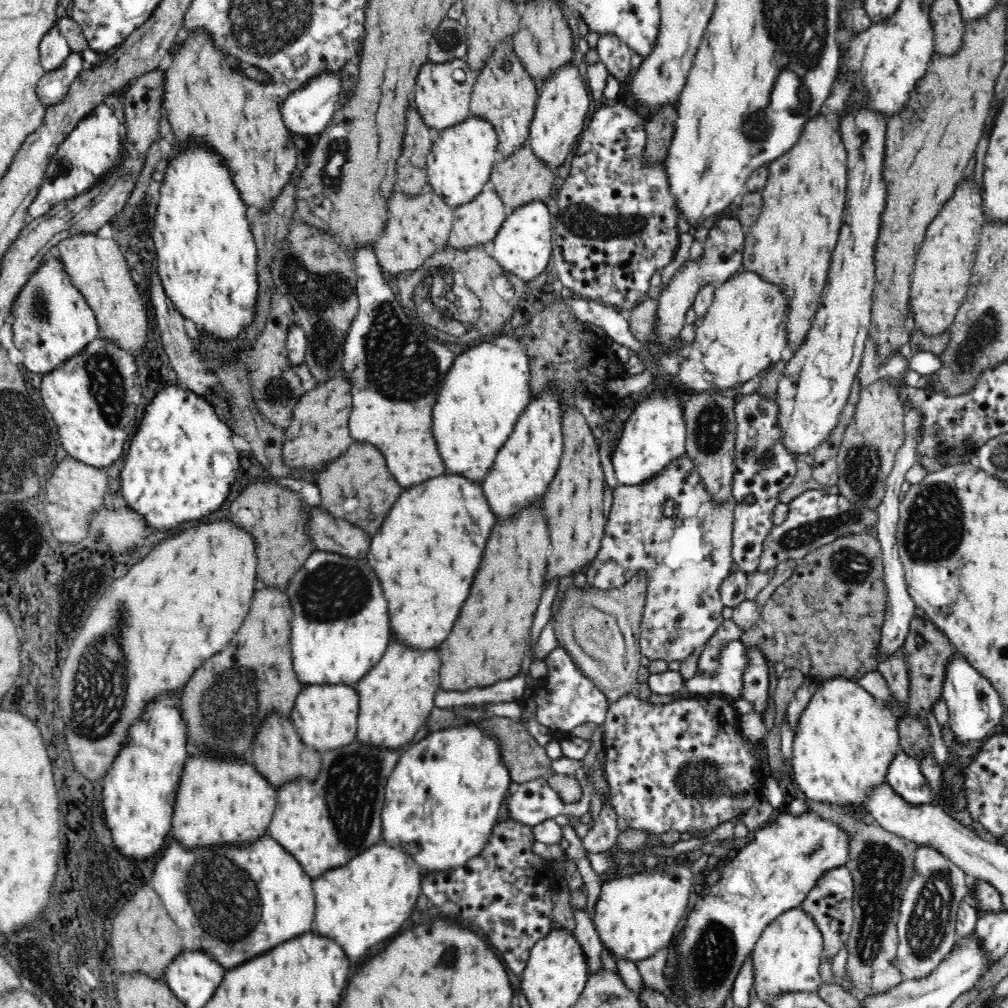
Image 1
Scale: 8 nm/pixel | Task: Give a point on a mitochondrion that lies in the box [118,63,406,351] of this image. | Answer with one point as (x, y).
(337, 153)

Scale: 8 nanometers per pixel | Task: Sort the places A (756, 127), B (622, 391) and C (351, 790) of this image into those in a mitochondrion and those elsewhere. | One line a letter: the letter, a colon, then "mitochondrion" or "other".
A: mitochondrion
B: other
C: mitochondrion

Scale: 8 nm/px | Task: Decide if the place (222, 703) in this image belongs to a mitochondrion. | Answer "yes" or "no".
yes

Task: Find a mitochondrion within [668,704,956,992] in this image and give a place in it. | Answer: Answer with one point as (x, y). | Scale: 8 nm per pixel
(882, 869)

